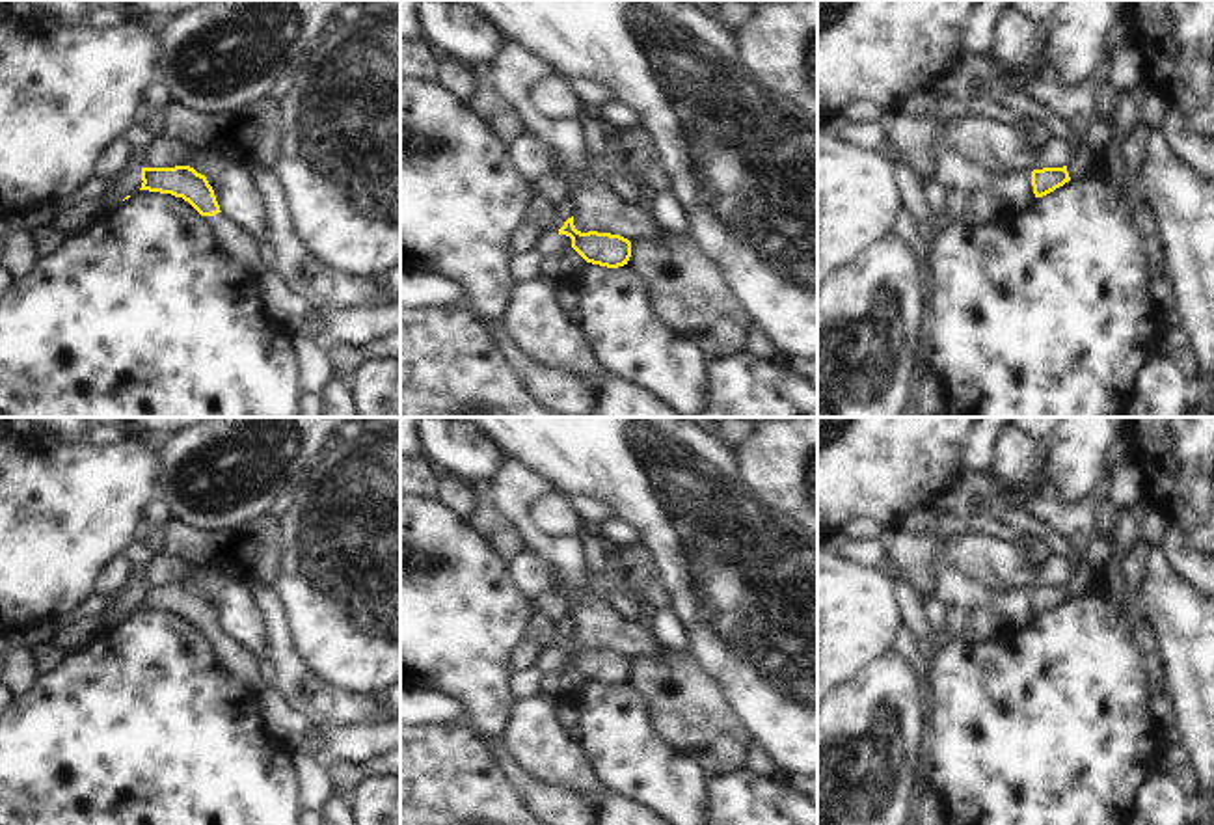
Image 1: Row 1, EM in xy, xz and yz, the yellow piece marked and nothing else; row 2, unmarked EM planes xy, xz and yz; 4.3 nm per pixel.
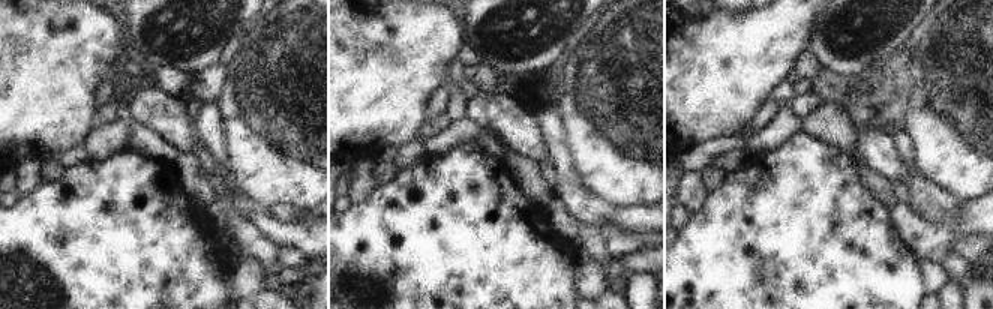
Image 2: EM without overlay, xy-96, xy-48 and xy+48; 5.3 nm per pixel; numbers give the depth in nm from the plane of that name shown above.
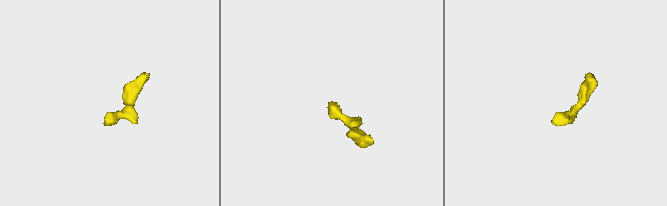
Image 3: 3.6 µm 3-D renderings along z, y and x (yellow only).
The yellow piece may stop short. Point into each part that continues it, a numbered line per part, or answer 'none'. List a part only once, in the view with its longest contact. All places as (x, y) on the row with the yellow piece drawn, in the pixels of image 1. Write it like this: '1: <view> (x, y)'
1: xy (235, 241)

